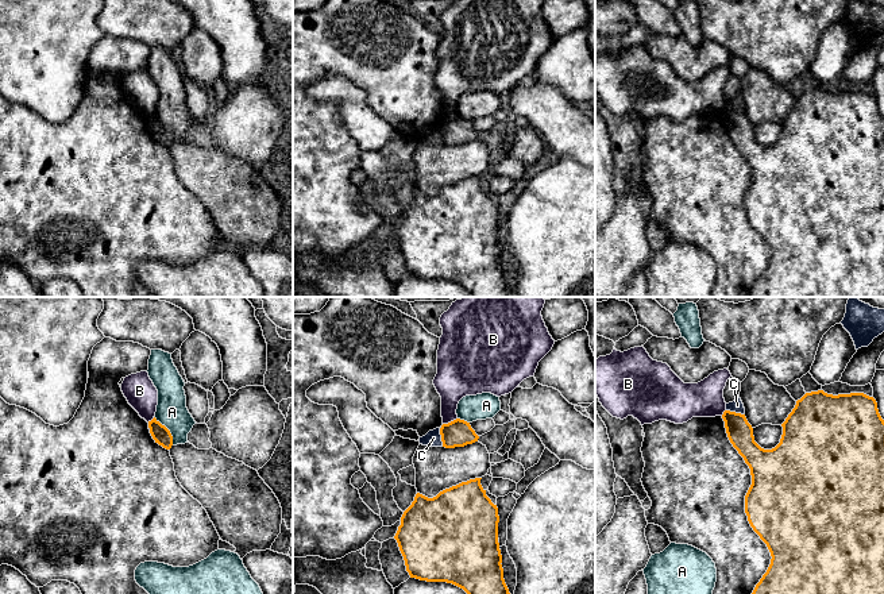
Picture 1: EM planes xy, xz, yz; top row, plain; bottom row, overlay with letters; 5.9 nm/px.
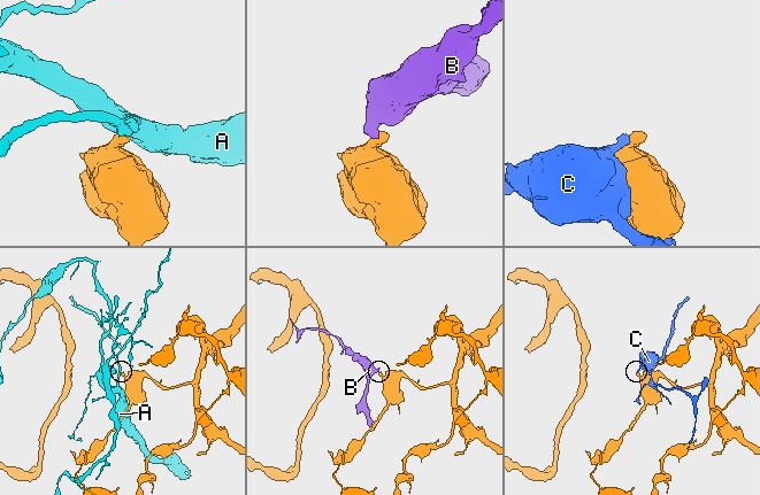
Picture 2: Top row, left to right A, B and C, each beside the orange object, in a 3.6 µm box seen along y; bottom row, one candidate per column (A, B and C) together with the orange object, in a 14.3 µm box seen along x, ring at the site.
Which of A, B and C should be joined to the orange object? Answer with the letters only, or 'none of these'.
none of these

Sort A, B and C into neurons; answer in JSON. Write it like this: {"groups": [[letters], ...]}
{"groups": [["A"], ["B"], ["C"]]}

